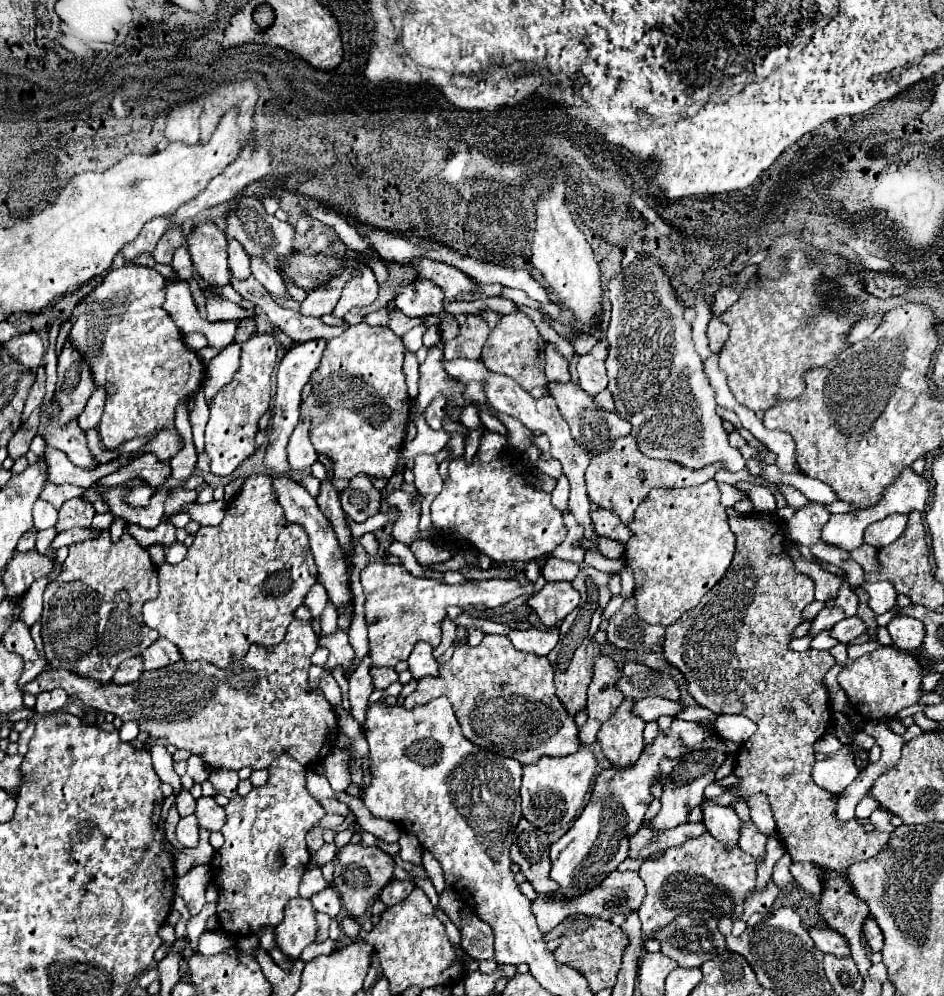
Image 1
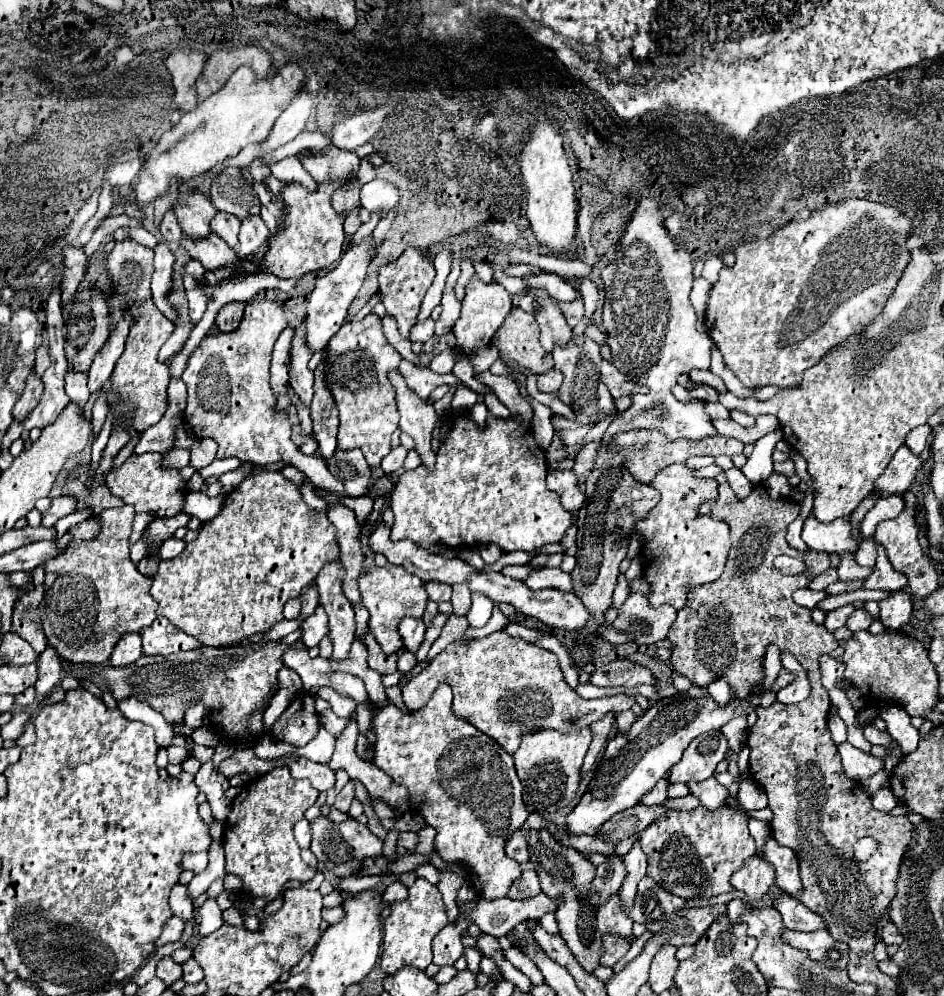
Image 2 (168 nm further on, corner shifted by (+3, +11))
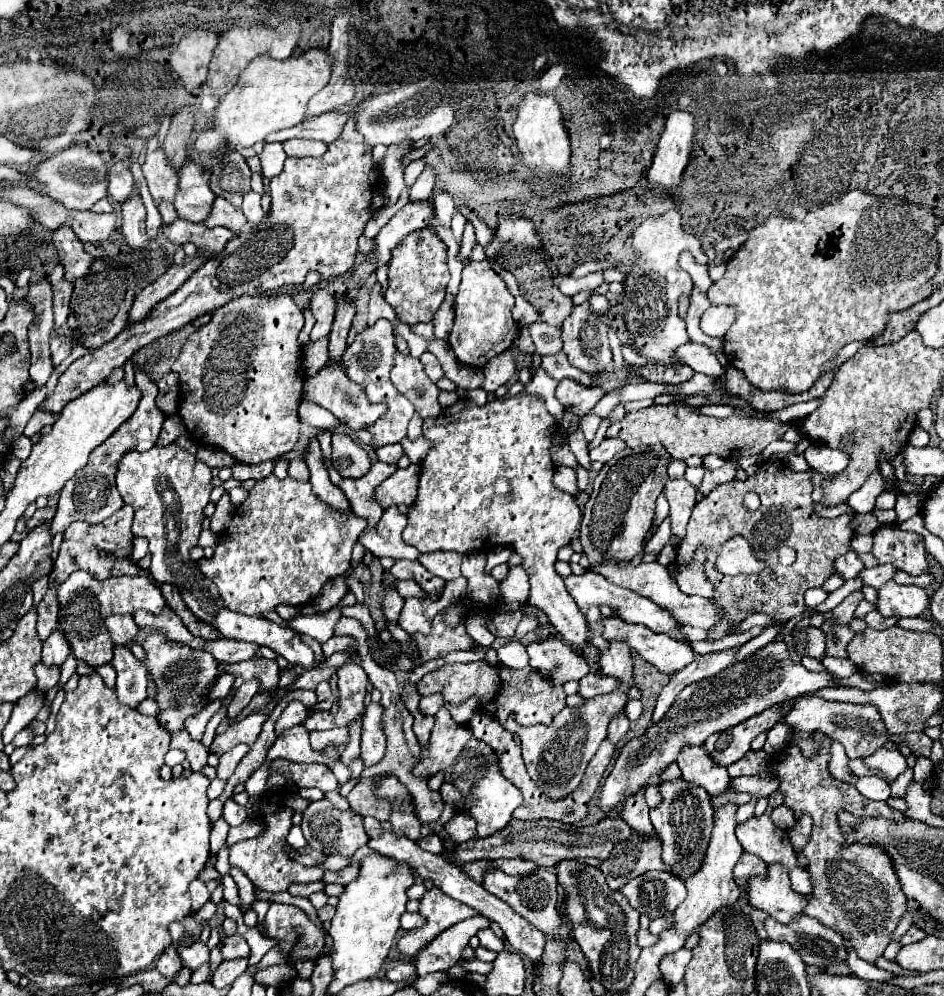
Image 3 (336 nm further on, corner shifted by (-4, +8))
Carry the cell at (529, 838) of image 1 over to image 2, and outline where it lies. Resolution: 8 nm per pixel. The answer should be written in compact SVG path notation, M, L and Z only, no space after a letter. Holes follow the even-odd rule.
M529 832L529 852L533 852L531 862L535 864L537 876L541 880L541 890L557 904L555 918L561 938L575 954L579 964L589 974L593 974L601 958L601 946L603 946L601 938L605 934L617 934L623 940L629 940L633 920L629 920L629 916L625 916L625 912L619 908L617 896L611 896L605 904L597 906L599 898L591 892L595 866L577 850L557 846L555 840L549 836L549 832Z

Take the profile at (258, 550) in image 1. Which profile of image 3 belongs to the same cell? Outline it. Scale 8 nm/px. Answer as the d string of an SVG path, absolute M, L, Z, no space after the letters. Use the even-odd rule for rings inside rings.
M268 475L248 491L248 497L242 505L236 507L236 513L220 535L220 541L210 559L196 561L198 571L208 577L220 591L224 605L230 611L244 615L262 617L268 611L276 611L278 605L306 605L306 599L316 599L320 589L328 579L342 575L350 567L350 555L360 531L366 529L366 521L356 515L344 515L326 503L322 503L314 493L310 483L296 481L292 477L278 479Z

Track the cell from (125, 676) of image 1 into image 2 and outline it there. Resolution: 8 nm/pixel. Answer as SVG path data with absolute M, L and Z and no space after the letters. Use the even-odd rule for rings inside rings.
M127 632L121 636L117 646L113 648L111 662L113 666L127 666L133 664L141 656L141 636L137 632Z

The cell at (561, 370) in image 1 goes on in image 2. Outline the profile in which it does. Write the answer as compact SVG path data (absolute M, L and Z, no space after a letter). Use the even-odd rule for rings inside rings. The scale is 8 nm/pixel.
M527 288L527 294L511 296L513 306L521 310L533 310L533 316L541 328L541 346L551 352L553 344L563 344L571 336L571 328L557 306L557 302L543 288Z

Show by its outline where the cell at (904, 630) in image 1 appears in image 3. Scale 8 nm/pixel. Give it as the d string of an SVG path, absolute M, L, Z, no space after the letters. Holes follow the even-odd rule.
M888 581L878 589L878 611L884 617L920 617L926 607L928 595L920 587Z

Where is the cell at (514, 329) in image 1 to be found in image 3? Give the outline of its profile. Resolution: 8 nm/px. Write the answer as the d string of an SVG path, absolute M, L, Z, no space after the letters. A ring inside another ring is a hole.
M532 323L532 325L528 325L528 331L530 331L530 337L532 337L534 347L536 347L534 353L538 353L540 357L556 355L562 349L560 329L550 327L546 323Z

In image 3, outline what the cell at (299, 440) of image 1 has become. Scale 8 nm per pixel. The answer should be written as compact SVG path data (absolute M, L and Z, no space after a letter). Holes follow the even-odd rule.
M318 291L312 297L310 311L314 313L314 319L316 319L316 325L310 333L310 341L320 341L320 339L330 335L332 321L334 321L334 311L336 311L336 299L326 291Z

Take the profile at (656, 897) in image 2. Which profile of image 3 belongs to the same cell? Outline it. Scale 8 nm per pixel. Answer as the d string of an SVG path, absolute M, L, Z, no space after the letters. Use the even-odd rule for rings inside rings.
M648 871L630 879L620 891L636 911L650 919L672 913L687 896L684 881L668 871Z

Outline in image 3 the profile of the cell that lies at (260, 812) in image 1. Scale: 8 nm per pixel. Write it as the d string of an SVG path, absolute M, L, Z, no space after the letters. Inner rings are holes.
M266 791L264 795L260 795L260 809L258 809L258 821L264 823L264 829L260 835L256 835L254 839L246 839L246 841L238 841L232 849L230 849L230 865L238 867L240 871L244 871L244 875L260 889L270 891L270 893L280 893L286 891L292 883L312 883L312 881L320 881L324 875L324 869L318 865L302 865L296 859L290 857L288 853L288 831L292 829L292 815L294 809L286 807L286 797L288 793L284 791Z

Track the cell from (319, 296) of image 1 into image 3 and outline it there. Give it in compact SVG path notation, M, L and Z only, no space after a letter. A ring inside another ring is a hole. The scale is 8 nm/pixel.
M408 141L400 145L390 145L386 159L384 159L384 171L382 171L382 181L384 181L384 199L388 205L394 205L402 193L404 185L404 167L400 165L400 159L410 151Z

